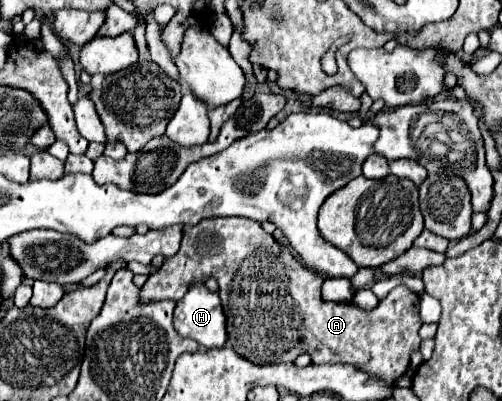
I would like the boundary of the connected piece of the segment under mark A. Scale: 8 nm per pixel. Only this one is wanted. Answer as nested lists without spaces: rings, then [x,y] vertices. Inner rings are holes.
[[[222,217],[222,219],[204,219],[198,225],[188,225],[182,231],[182,243],[176,255],[164,259],[162,267],[148,277],[140,289],[140,301],[156,299],[174,299],[180,301],[192,283],[206,283],[210,277],[218,281],[220,301],[226,315],[228,345],[244,359],[256,365],[286,363],[292,365],[294,359],[302,353],[312,357],[312,363],[348,363],[362,369],[368,375],[374,375],[388,385],[394,385],[410,367],[410,355],[420,347],[422,339],[418,329],[422,325],[418,317],[420,297],[408,287],[400,285],[388,293],[386,299],[366,311],[354,303],[336,303],[322,299],[322,275],[306,269],[286,247],[286,257],[280,257],[284,247],[262,229],[258,221],[246,217]]]

